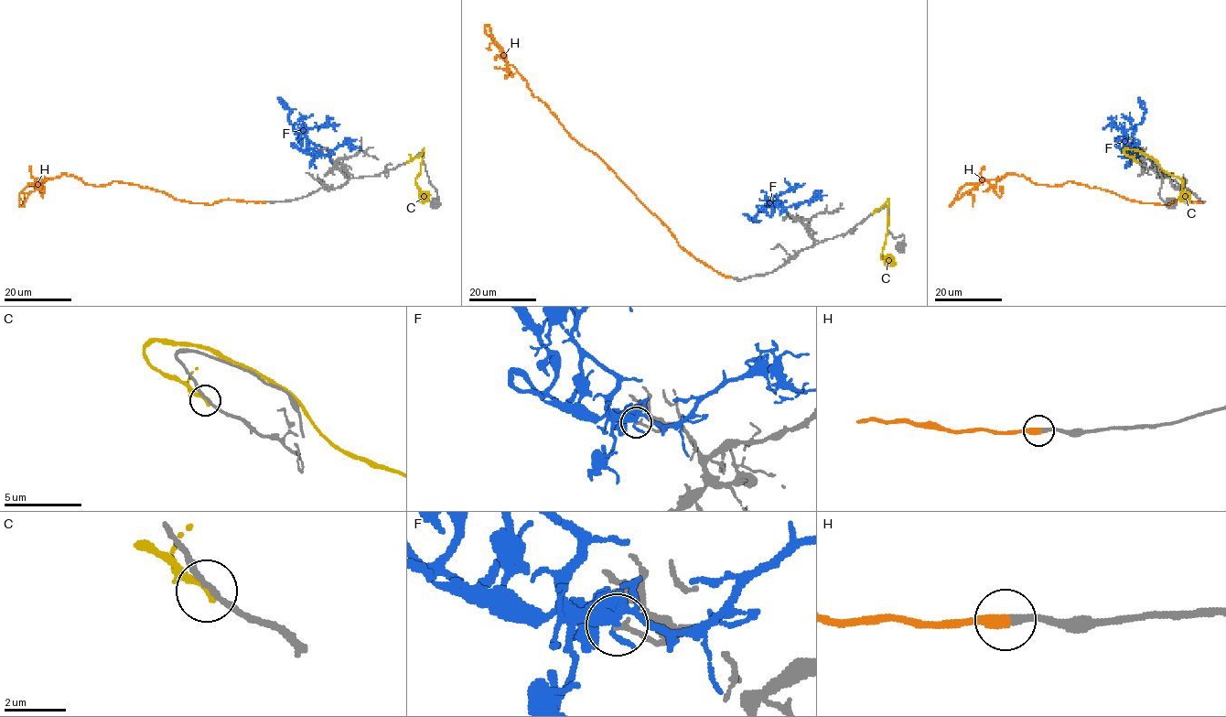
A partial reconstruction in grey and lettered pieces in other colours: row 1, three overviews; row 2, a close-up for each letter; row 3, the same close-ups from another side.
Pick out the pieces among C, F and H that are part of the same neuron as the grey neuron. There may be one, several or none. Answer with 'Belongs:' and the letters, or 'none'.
Belongs: H

